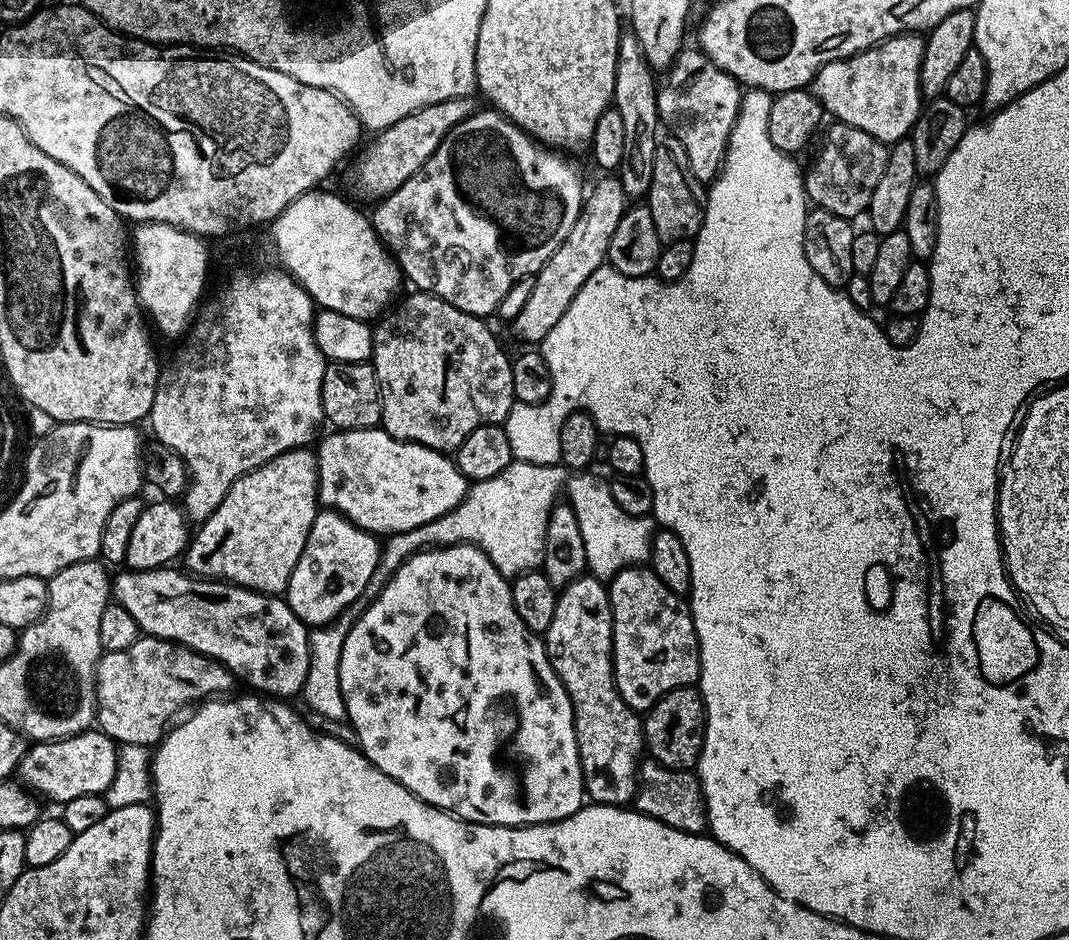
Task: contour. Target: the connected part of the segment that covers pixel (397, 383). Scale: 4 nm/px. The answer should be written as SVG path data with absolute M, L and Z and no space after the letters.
M416 290L411 294L413 296L405 295L391 311L381 315L372 329L370 363L380 387L382 427L395 440L452 454L469 434L478 430L478 426L503 425L507 420L514 403L512 361L481 317L458 310L458 306L435 296L433 292Z

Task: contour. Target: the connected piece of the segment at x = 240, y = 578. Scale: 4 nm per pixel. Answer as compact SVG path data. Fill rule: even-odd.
M311 447L292 448L289 452L278 454L270 462L258 466L230 486L226 498L195 529L186 549L188 556L187 571L193 576L202 576L210 580L227 580L255 592L265 592L267 596L284 594L288 591L290 574L302 558L310 526L318 511L318 474L316 473L316 453Z

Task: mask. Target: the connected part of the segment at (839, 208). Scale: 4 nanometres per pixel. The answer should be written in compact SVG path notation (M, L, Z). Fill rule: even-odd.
M832 122L827 128L812 165L803 173L804 192L817 208L830 210L830 214L856 218L859 212L861 215L867 209L870 194L874 194L882 170L886 170L888 148L878 138L866 134L866 130L858 130L858 126Z

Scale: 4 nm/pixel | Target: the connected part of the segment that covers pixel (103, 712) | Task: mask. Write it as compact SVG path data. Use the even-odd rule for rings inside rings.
M141 635L134 646L126 646L126 650L104 652L96 667L96 718L99 731L112 737L117 745L142 744L159 745L169 727L171 716L179 717L187 704L199 705L209 698L220 698L231 693L238 681L232 671L213 660L211 656L203 656L181 644L163 640L157 636Z

